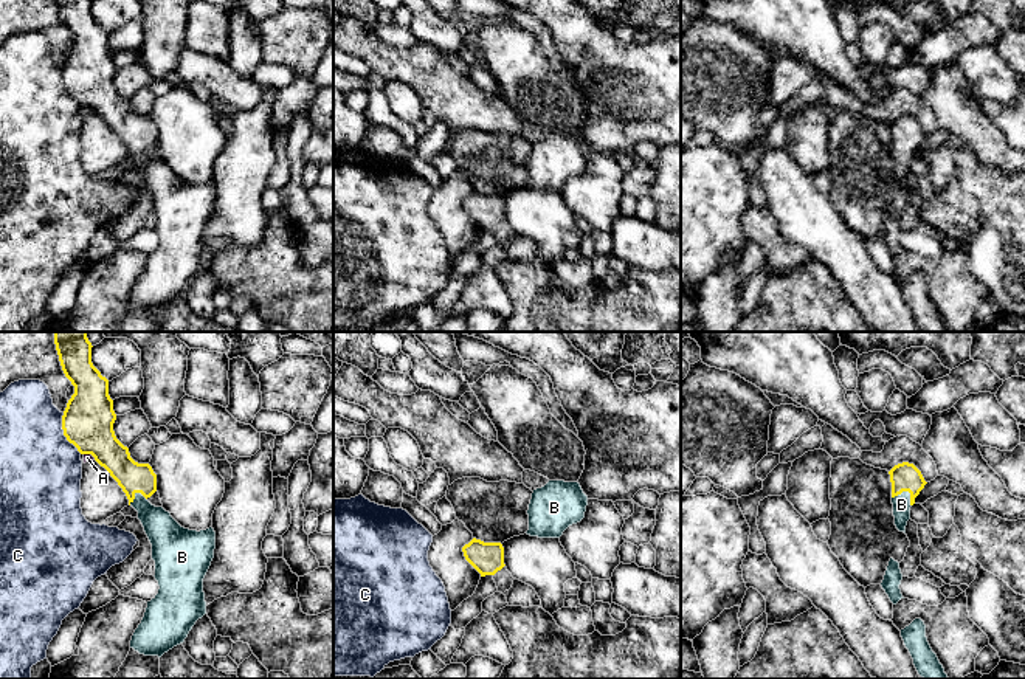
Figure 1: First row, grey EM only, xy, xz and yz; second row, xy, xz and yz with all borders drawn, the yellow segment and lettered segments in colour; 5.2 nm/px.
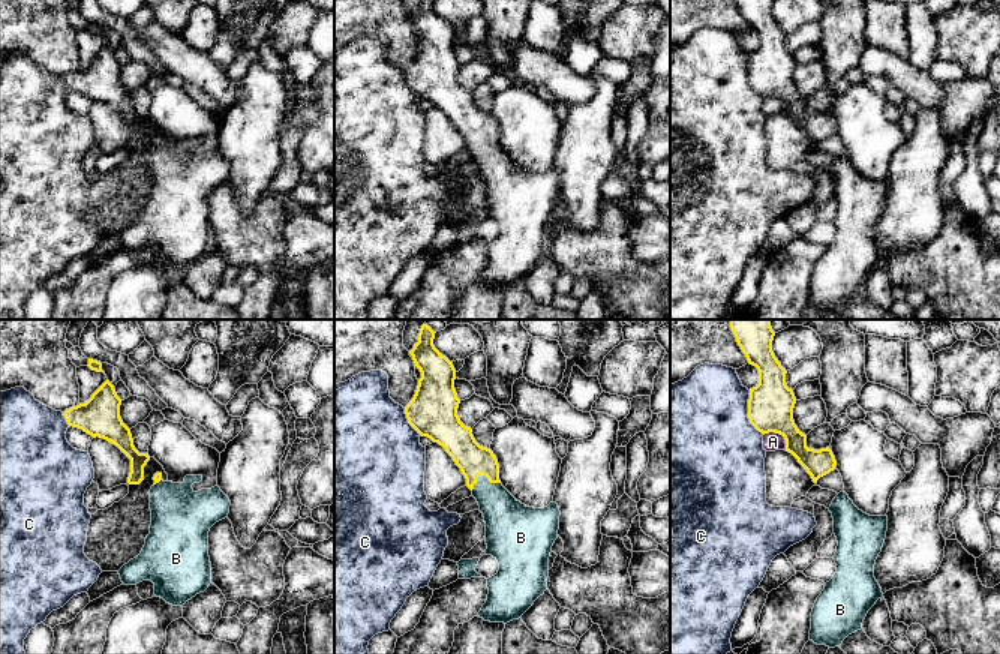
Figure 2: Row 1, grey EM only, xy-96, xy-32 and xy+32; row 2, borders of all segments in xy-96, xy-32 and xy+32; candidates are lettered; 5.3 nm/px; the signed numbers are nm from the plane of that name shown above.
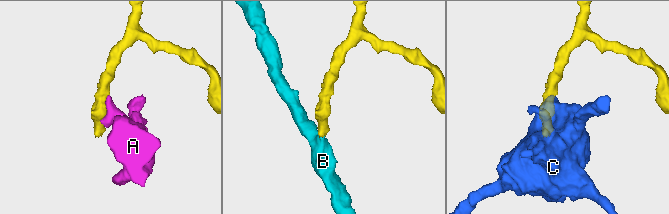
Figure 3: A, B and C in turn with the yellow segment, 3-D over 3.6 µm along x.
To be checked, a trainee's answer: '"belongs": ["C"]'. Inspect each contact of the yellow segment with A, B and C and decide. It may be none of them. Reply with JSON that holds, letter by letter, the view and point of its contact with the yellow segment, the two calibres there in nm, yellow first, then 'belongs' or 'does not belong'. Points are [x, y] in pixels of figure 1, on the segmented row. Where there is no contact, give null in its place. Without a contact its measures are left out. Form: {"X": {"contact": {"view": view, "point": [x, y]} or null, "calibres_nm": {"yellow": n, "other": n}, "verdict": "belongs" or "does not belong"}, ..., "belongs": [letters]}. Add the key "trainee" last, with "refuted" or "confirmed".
{"A": {"contact": {"view": "xy", "point": [90, 453]}, "calibres_nm": {"yellow": 260, "other": 50}, "verdict": "does not belong"}, "B": {"contact": {"view": "yz", "point": [907, 490]}, "calibres_nm": {"yellow": 150, "other": 100}, "verdict": "belongs"}, "C": {"contact": {"view": "xy", "point": [64, 433]}, "calibres_nm": {"yellow": 260, "other": 420}, "verdict": "does not belong"}, "belongs": ["B"], "trainee": "refuted"}

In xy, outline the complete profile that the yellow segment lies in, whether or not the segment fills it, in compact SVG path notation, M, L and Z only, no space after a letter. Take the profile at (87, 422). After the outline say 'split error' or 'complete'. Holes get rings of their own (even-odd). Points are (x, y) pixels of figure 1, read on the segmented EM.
M54 332L54 344L65 377L74 386L74 394L62 415L64 436L81 454L91 454L118 482L138 512L144 532L152 544L155 580L158 594L147 601L144 617L135 629L130 648L144 656L158 656L185 642L198 619L206 614L203 578L211 566L216 549L216 532L189 530L181 527L163 507L152 505L147 499L157 491L157 474L149 464L138 464L130 457L129 448L115 436L116 414L109 395L109 380L91 363L91 343L87 332Z; split error

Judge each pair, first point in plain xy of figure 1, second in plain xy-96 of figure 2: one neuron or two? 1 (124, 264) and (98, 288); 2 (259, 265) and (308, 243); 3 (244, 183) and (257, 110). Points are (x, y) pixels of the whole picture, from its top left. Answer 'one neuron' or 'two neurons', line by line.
1: one neuron
2: two neurons
3: one neuron

